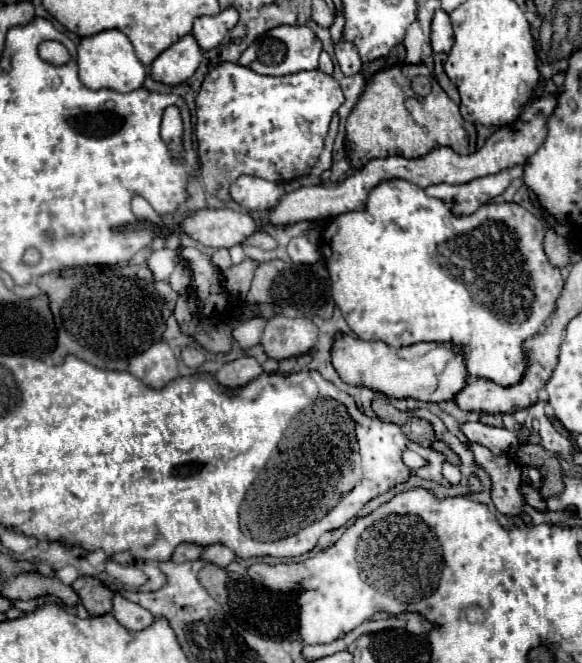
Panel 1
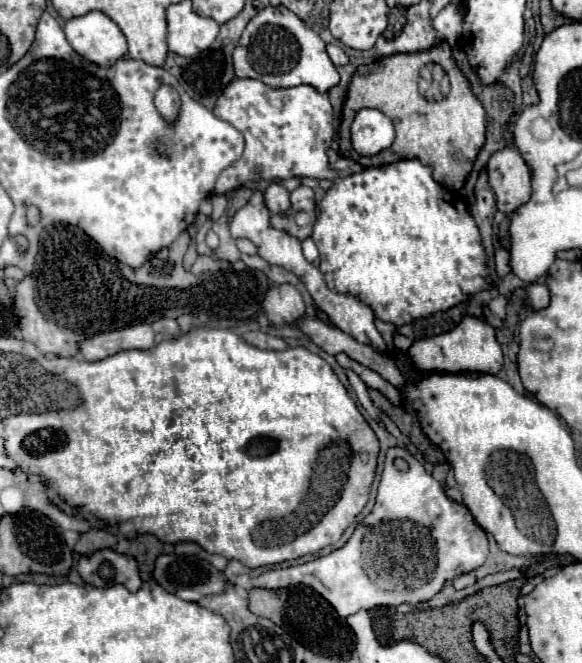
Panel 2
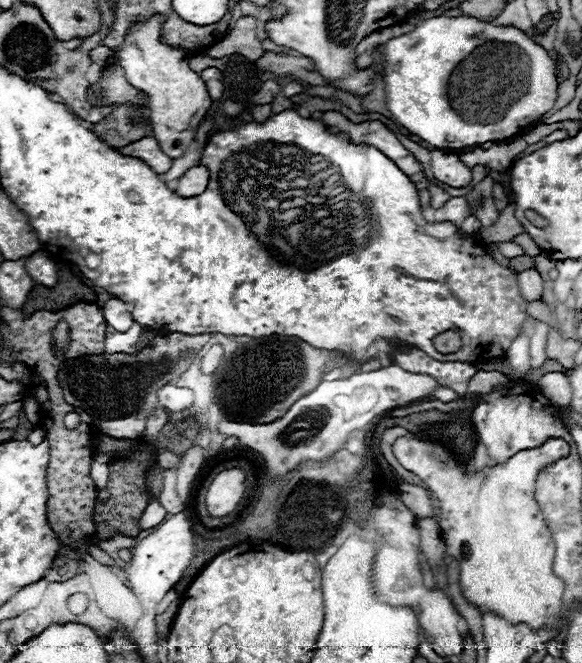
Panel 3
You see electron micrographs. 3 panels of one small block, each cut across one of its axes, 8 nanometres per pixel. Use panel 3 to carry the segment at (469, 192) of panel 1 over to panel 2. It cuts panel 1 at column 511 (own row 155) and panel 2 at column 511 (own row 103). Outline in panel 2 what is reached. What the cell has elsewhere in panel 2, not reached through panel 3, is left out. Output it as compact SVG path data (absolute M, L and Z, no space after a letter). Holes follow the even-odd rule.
M514 148L498 150L488 160L488 182L496 194L498 210L514 212L530 198L530 168Z

